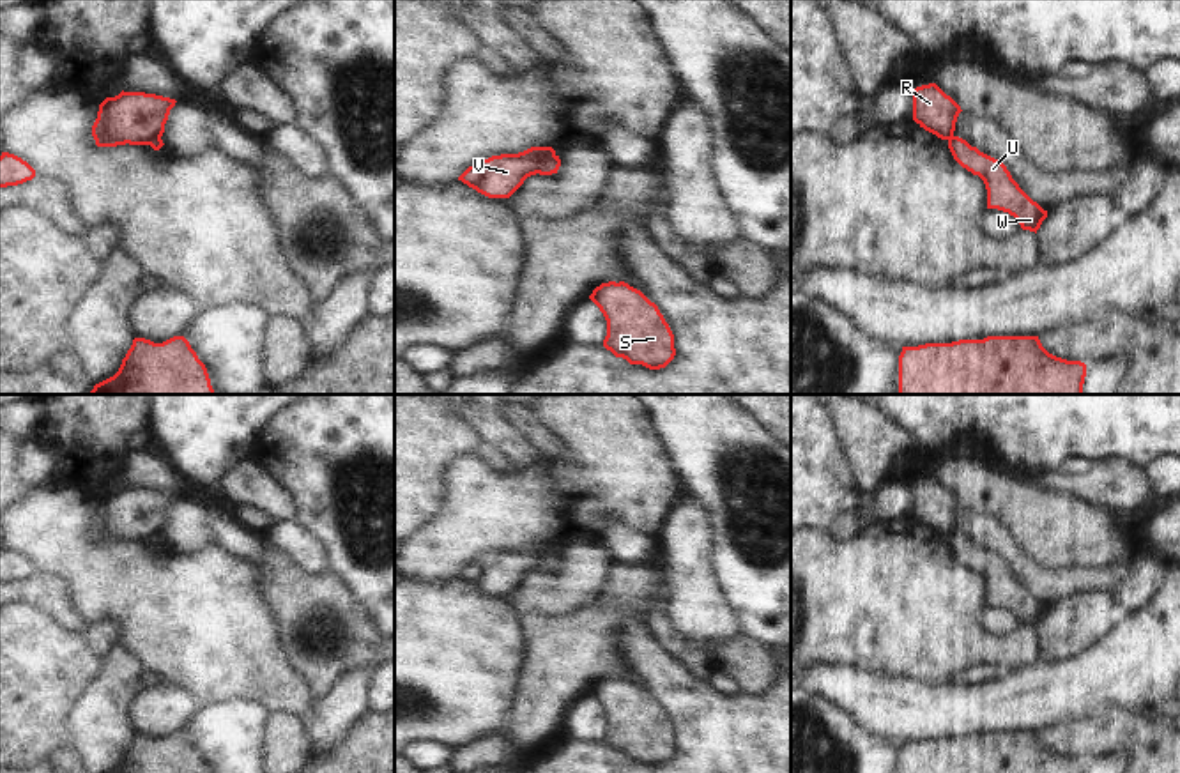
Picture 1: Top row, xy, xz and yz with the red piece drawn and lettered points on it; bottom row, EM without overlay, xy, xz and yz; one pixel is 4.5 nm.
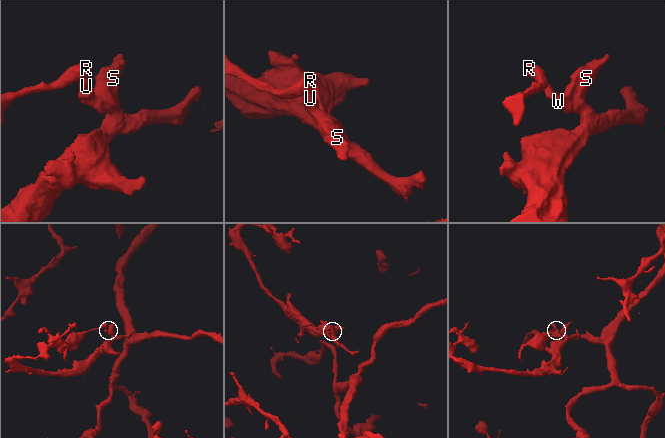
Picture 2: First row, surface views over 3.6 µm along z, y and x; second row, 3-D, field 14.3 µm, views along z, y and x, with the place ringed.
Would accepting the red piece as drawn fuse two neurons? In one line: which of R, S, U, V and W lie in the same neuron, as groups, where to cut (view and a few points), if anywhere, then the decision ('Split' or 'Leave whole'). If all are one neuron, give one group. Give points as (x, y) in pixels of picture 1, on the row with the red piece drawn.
Groups: R V / S U W. Split along xz (554, 154), (538, 172). Split.

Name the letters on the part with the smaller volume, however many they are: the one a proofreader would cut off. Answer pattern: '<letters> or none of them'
R, V

